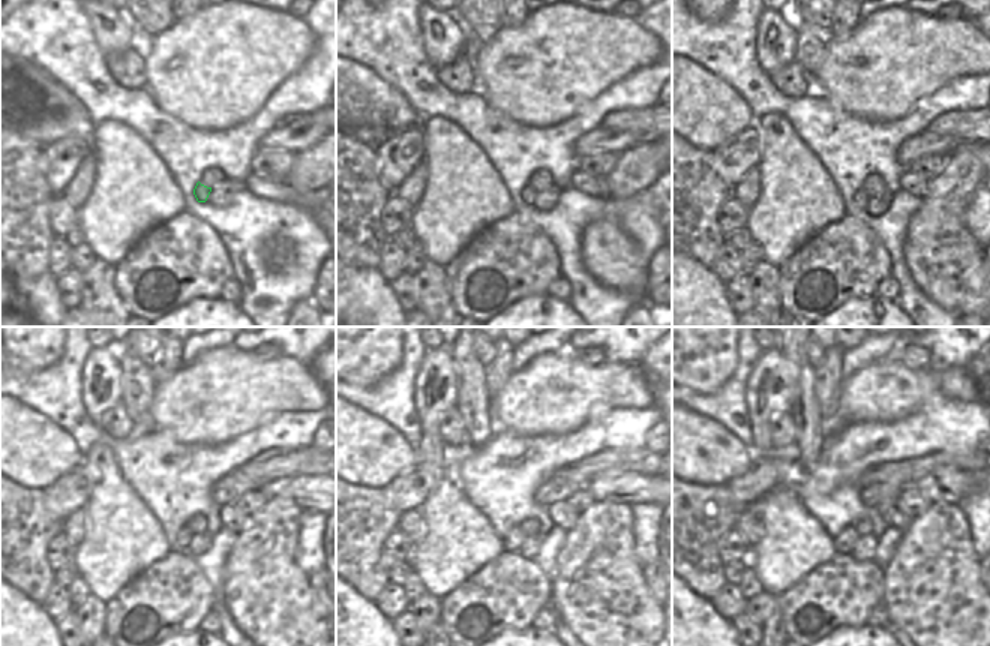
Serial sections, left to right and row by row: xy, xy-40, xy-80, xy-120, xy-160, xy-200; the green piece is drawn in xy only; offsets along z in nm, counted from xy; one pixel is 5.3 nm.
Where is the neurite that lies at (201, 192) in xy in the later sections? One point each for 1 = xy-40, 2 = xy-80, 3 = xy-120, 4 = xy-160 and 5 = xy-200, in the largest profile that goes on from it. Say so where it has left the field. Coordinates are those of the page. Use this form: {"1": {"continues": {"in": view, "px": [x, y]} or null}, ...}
{"1": {"continues": {"in": "xy-40", "px": [528, 195]}}, "2": {"continues": {"in": "xy-80", "px": [861, 198]}}, "3": {"continues": {"in": "xy-120", "px": [185, 535]}}, "4": {"continues": {"in": "xy-160", "px": [512, 543]}}, "5": {"continues": {"in": "xy-200", "px": [843, 543]}}}

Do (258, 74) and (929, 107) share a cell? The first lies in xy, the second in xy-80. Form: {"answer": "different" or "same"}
{"answer": "different"}

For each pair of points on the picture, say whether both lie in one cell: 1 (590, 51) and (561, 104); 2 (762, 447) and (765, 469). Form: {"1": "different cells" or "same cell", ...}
{"1": "same cell", "2": "different cells"}

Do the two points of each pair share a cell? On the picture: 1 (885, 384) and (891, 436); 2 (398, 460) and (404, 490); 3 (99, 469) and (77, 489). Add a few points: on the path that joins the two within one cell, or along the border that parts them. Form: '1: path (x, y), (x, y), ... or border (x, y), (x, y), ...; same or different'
1: border (921, 405), (899, 420), (861, 420), (855, 424); different
2: border (419, 460), (384, 489); different
3: border (84, 463), (90, 471), (93, 483), (86, 507); different

